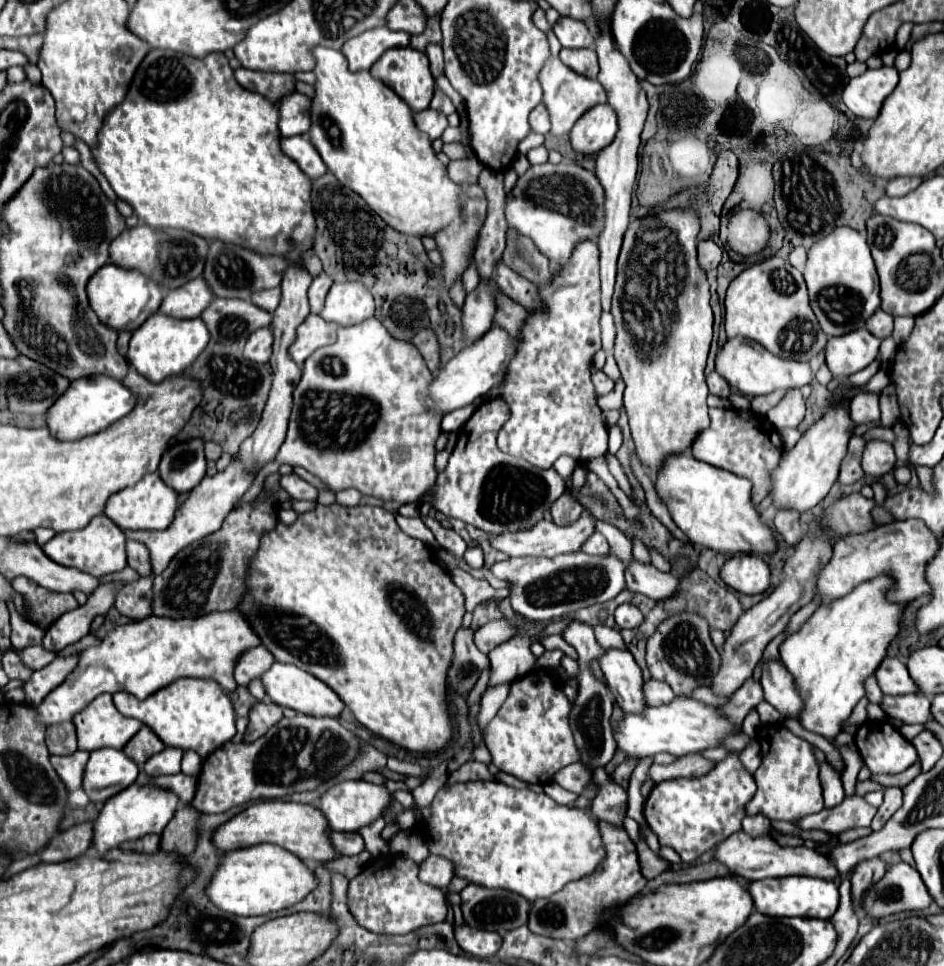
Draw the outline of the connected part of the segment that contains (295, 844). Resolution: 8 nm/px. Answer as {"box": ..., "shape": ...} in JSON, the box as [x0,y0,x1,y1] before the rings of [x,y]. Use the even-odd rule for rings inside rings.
{"box":[212,800,338,864],"shape":[[[258,800],[252,806],[248,806],[248,810],[242,810],[228,822],[220,824],[212,834],[212,844],[220,850],[232,850],[270,842],[286,848],[300,860],[320,864],[338,856],[326,838],[326,830],[328,830],[326,818],[320,814],[320,810],[316,810],[310,804],[288,802],[288,800]]]}

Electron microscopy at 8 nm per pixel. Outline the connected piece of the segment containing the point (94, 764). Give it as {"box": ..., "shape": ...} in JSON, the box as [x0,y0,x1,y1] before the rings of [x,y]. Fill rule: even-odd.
{"box":[82,748,136,802],"shape":[[[100,748],[90,752],[82,788],[92,802],[104,802],[130,786],[136,776],[136,762],[132,762],[122,750]]]}

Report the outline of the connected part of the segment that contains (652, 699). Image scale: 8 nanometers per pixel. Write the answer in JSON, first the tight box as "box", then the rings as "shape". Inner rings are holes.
{"box":[644,678,674,706],"shape":[[[650,678],[644,682],[644,702],[648,706],[660,706],[660,702],[670,702],[674,698],[672,688],[666,682]]]}

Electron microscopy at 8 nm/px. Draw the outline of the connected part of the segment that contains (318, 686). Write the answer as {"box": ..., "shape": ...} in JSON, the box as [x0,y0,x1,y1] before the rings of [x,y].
{"box":[262,662,344,718],"shape":[[[274,662],[270,670],[266,670],[262,674],[262,684],[266,688],[266,694],[270,696],[270,700],[278,706],[284,708],[292,708],[296,712],[304,712],[308,716],[332,716],[338,718],[344,702],[338,698],[338,694],[328,688],[328,684],[324,684],[322,680],[318,680],[316,676],[312,676],[310,672],[304,672],[292,664],[282,664],[282,662]]]}

